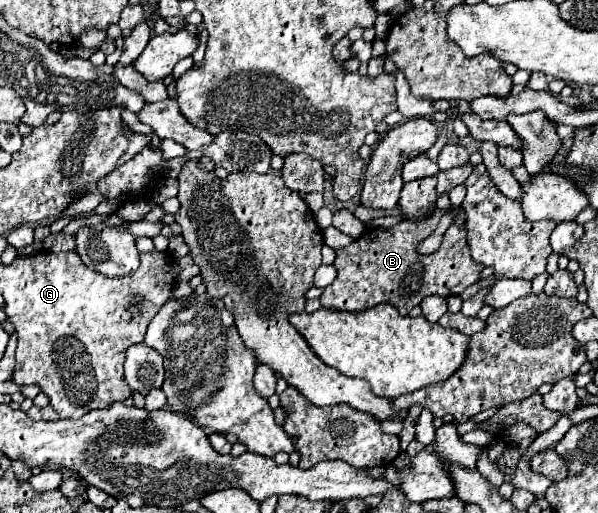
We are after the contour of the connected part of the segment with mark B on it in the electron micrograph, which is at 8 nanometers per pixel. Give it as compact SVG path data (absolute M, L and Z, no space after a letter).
M435 212L421 220L403 220L391 228L371 228L351 246L337 250L337 278L331 286L323 288L321 306L339 312L363 312L377 304L391 304L401 316L407 316L425 296L437 294L447 298L461 294L467 286L475 284L483 266L471 258L465 228L461 224L451 224L447 228L437 252L417 252L417 244L433 234L439 216L441 214Z

